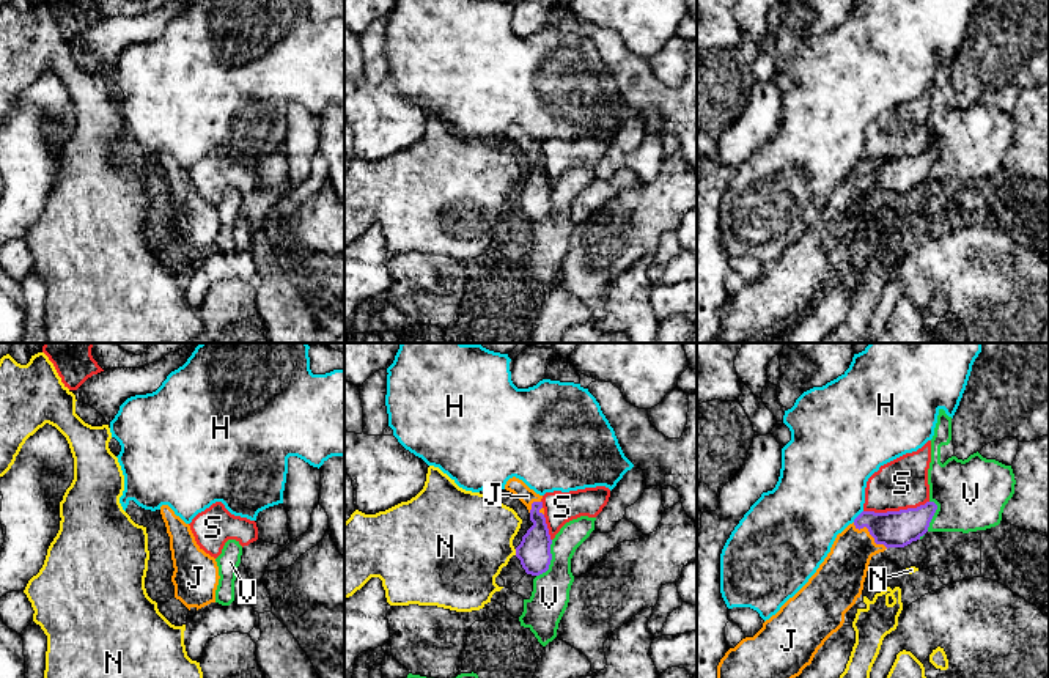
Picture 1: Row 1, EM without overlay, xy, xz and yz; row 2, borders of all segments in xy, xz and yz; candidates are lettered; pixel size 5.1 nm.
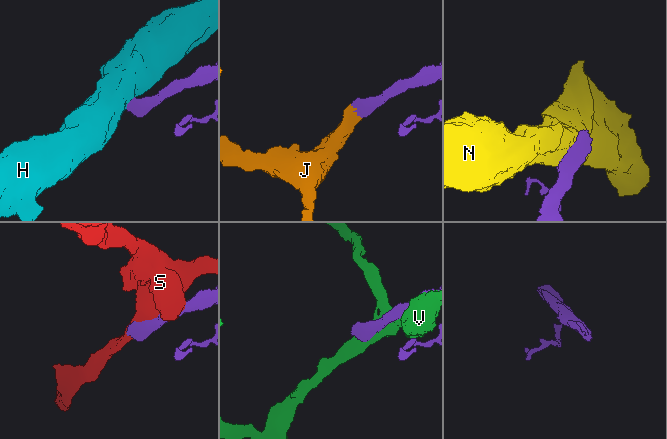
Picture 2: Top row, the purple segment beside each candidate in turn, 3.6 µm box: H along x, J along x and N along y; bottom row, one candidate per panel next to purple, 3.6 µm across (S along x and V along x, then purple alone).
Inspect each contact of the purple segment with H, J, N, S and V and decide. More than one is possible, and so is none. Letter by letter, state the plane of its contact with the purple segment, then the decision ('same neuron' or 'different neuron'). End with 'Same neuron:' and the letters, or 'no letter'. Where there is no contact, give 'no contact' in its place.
H: yz | different neuron
J: yz | same neuron
N: xz | different neuron
S: yz | different neuron
V: xz | different neuron
Same neuron: J

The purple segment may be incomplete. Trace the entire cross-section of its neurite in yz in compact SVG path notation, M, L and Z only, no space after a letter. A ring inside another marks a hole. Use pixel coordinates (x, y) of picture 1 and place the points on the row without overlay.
M926 149L900 159L862 159L837 182L808 230L753 285L725 300L716 337L725 343L767 343L799 324L860 245L871 205L920 187L936 157Z

